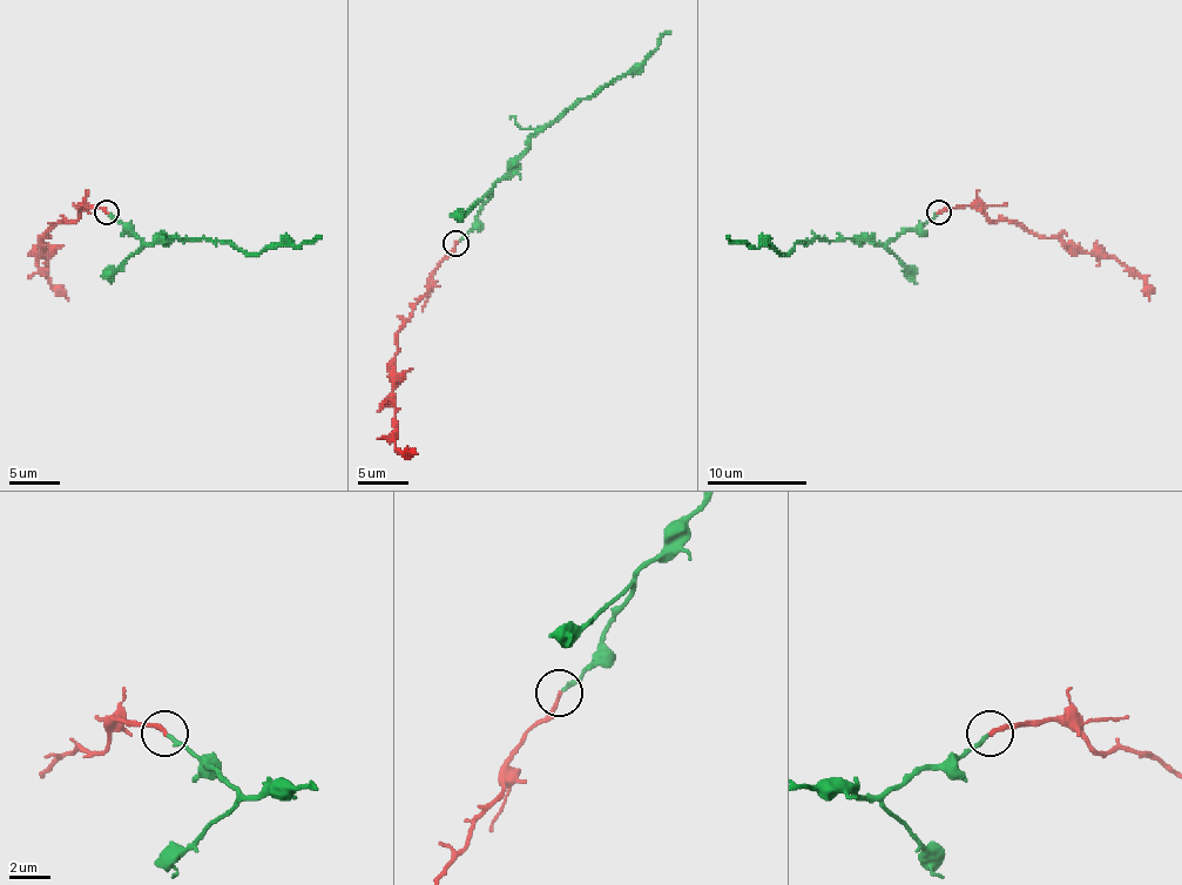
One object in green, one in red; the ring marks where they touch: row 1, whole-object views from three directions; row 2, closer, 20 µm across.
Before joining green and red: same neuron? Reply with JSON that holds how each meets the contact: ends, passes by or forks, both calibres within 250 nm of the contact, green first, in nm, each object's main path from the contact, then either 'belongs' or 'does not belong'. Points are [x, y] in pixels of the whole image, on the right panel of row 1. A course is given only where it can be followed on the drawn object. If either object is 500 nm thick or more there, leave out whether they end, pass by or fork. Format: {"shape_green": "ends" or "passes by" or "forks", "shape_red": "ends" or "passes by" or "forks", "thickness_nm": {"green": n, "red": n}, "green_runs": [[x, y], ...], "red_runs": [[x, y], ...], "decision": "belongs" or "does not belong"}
{"shape_green": "ends", "shape_red": "ends", "thickness_nm": {"green": 200, "red": 200}, "green_runs": [[937, 213], [882, 243], [866, 238], [799, 241], [784, 252], [769, 245], [751, 248], [727, 236]], "red_runs": [[939, 213], [977, 205], [992, 221], [1014, 221], [1029, 232], [1114, 256], [1142, 278], [1149, 301]], "decision": "belongs"}

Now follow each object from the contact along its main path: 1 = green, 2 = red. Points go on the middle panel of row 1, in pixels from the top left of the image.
1: (458, 241), (472, 227), (492, 186), (527, 141), (600, 88), (630, 74), (670, 31)
2: (454, 243), (425, 296), (397, 333), (392, 369), (394, 446), (417, 453)

